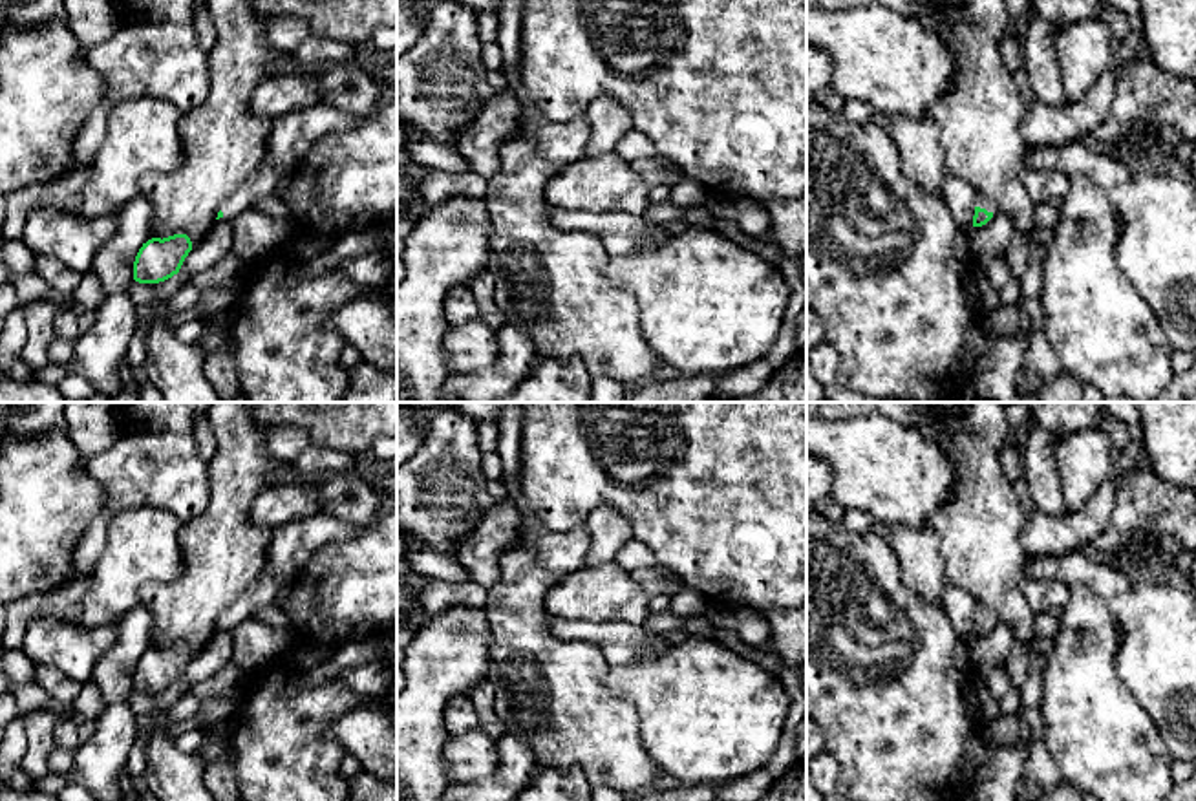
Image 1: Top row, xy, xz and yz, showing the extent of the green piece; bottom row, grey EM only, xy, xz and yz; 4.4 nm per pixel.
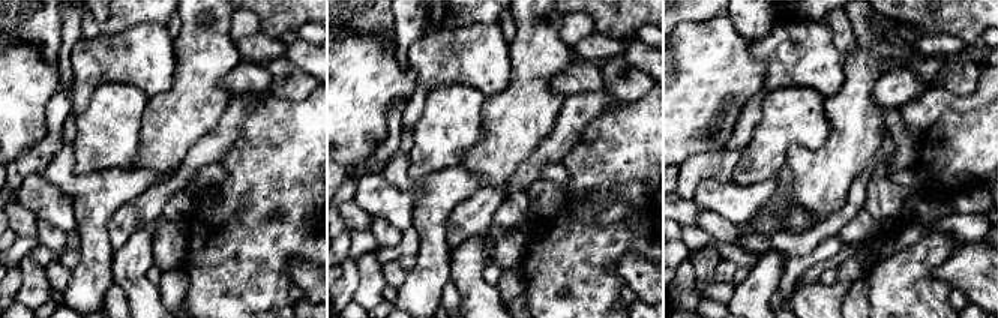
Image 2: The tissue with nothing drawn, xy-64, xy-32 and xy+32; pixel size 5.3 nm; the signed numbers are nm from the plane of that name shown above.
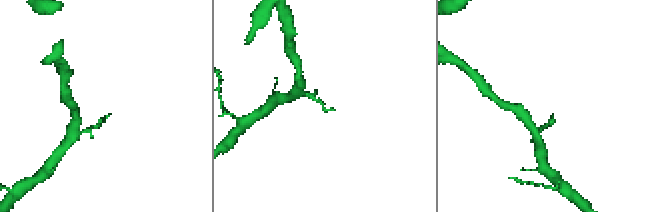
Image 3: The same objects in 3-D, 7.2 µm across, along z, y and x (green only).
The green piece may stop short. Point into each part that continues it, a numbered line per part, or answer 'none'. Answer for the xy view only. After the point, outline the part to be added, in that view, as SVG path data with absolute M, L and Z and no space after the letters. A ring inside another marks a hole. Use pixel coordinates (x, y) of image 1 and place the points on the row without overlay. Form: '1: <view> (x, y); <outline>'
1: xy (291, 545); M379 492L377 518L368 525L347 525L320 510L298 521L289 521L272 530L263 571L240 598L221 614L223 627L232 631L252 611L271 605L285 580L294 580L309 558L327 543L346 541L375 527L384 516L397 512L397 496Z

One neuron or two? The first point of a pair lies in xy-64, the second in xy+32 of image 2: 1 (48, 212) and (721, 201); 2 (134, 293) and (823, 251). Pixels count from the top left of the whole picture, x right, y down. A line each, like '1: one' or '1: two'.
1: one
2: one

